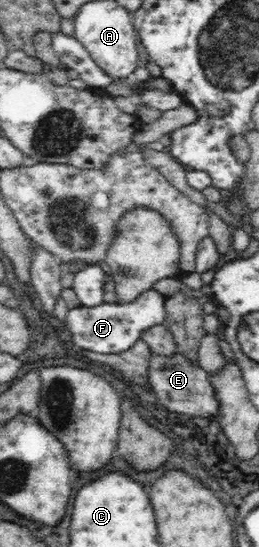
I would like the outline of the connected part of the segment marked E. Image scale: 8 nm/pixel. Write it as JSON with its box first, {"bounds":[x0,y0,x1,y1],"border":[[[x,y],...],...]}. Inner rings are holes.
{"bounds":[148,352,219,417],"border":[[[179,352],[167,356],[152,353],[148,367],[148,382],[157,395],[159,404],[166,409],[198,417],[217,417],[219,401],[209,381],[209,373],[200,368],[199,363],[189,361],[185,355]]]}

